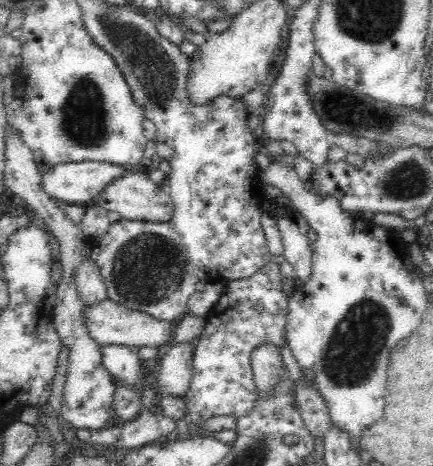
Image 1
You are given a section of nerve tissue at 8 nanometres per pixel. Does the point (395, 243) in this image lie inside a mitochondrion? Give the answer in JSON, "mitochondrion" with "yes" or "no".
{"mitochondrion":"no"}

